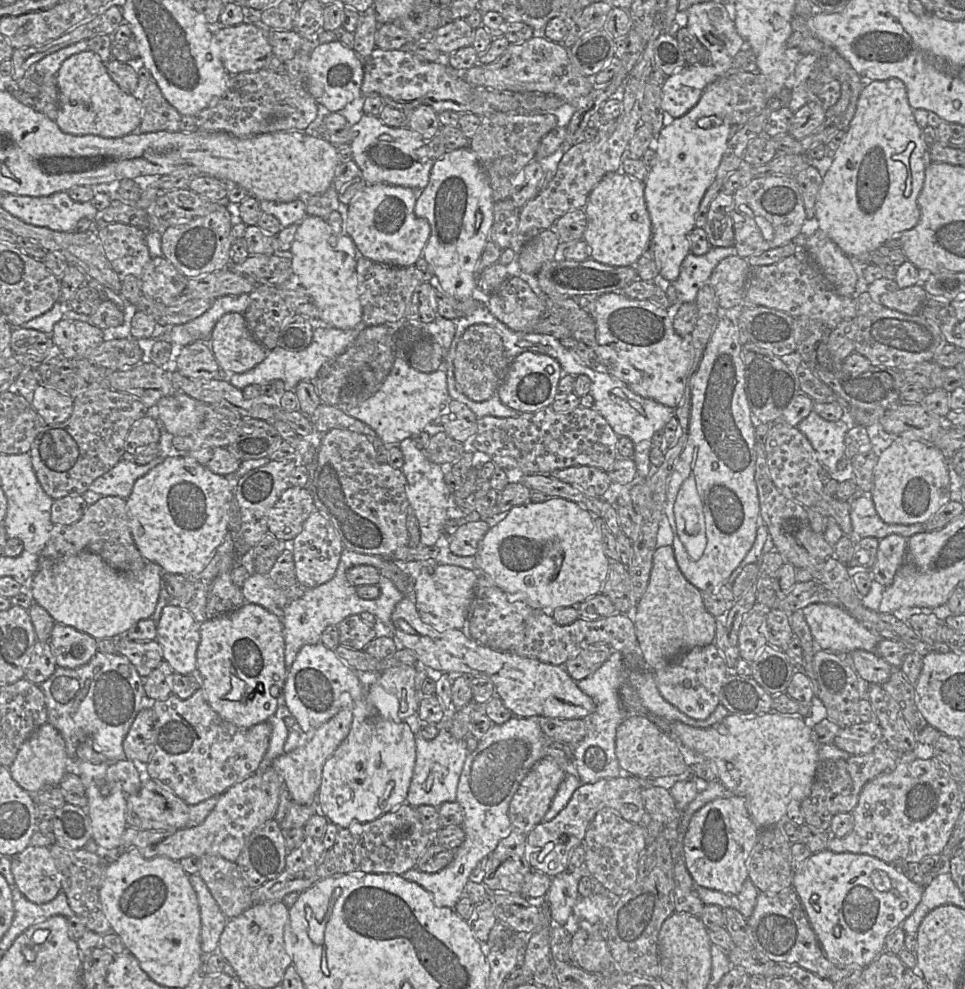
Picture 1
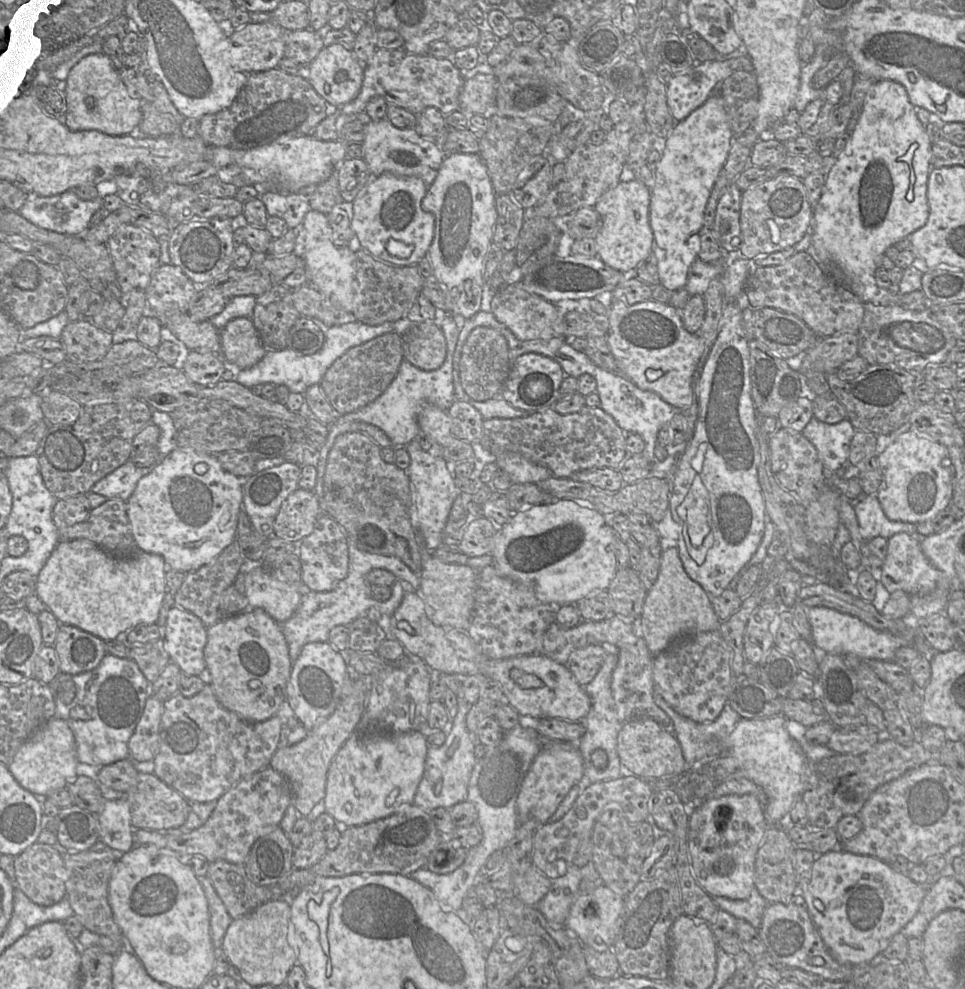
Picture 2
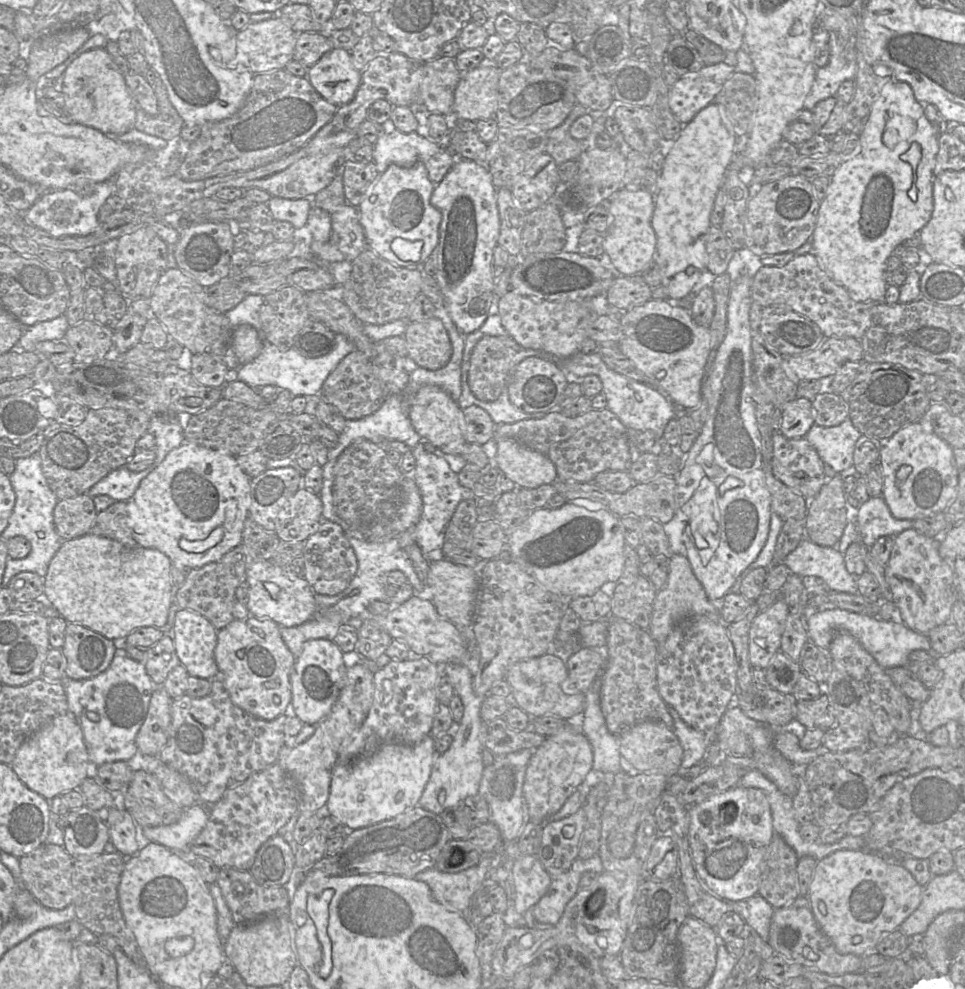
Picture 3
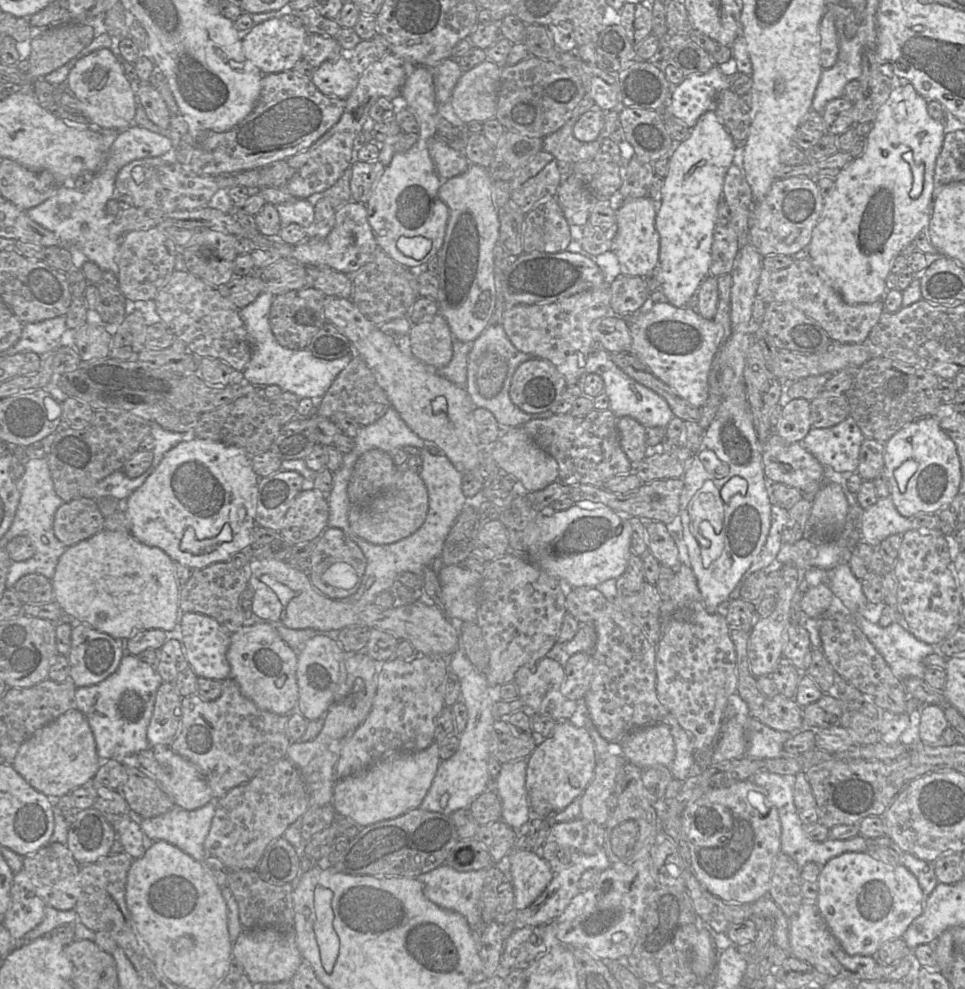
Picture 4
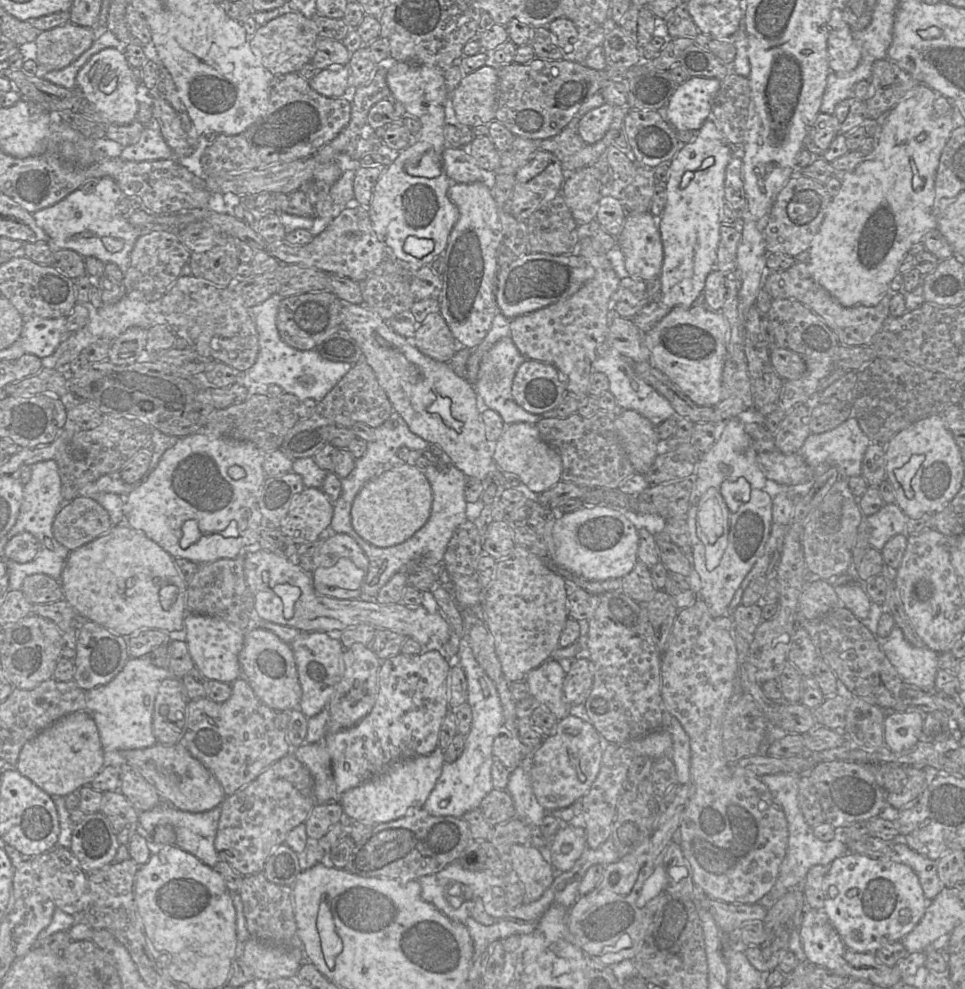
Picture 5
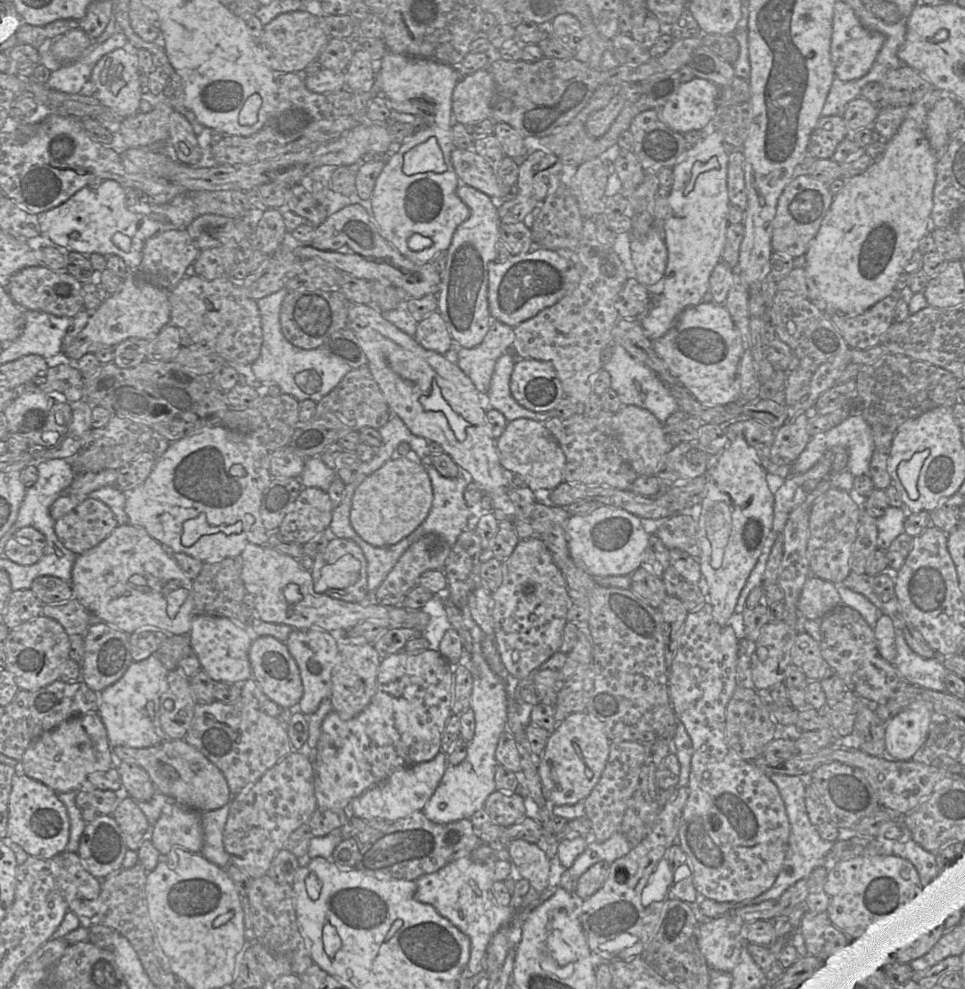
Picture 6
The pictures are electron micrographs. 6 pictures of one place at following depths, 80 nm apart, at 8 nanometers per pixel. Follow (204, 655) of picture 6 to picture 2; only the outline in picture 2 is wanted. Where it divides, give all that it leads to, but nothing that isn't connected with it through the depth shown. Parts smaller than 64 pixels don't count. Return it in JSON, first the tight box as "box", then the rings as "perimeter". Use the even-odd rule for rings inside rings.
{"box":[163,606,207,676],"perimeter":[[[173,606],[167,614],[163,640],[171,662],[177,664],[185,675],[205,676],[207,627],[199,617]]]}

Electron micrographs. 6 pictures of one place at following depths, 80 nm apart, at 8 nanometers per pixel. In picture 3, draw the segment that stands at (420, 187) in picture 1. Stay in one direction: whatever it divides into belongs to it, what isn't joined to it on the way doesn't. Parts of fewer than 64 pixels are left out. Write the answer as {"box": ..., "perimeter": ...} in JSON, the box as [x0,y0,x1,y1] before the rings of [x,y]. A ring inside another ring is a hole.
{"box":[373,123,462,185],"perimeter":[[[391,123],[385,126],[385,132],[373,144],[373,161],[376,164],[379,174],[384,173],[391,164],[404,168],[410,168],[418,162],[422,162],[428,172],[428,177],[437,185],[447,172],[452,168],[457,159],[462,159],[458,155],[452,155],[442,149],[427,136],[422,136],[416,132],[403,133],[394,129]]]}

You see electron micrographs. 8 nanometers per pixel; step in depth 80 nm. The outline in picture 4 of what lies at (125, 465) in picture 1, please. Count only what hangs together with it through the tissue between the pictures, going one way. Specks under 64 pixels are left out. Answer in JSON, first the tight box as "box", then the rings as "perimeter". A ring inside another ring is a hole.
{"box":[85,469,154,501],"perimeter":[[[147,469],[137,478],[129,478],[123,470],[117,470],[99,481],[85,495],[87,498],[113,497],[118,501],[126,499],[140,487],[154,470]]]}

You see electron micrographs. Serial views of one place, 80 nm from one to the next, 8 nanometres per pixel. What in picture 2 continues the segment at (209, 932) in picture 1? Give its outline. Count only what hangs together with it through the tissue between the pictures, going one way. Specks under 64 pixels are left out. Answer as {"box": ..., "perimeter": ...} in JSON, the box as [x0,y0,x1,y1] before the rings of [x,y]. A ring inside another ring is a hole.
{"box":[199,877,233,950],"perimeter":[[[199,877],[199,881],[208,901],[212,942],[214,947],[220,950],[224,935],[233,919],[228,914],[225,905],[216,893],[210,880],[207,877]]]}

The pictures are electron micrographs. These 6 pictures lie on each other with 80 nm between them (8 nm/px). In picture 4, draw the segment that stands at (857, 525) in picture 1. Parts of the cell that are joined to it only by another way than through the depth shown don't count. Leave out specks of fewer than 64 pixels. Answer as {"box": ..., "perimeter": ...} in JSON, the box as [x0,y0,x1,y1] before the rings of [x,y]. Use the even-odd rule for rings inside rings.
{"box":[860,498,912,548],"perimeter":[[[879,498],[877,502],[864,509],[860,519],[860,541],[877,548],[880,543],[891,535],[902,535],[912,529],[911,518],[902,516],[896,509],[892,499]]]}

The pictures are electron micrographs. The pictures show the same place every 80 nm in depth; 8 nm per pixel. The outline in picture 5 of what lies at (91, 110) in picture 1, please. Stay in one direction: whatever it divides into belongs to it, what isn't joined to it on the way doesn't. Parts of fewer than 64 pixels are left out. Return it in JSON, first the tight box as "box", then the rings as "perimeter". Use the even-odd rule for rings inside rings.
{"box":[76,48,137,125],"perimeter":[[[106,48],[93,55],[76,75],[76,88],[110,124],[126,125],[136,120],[137,83],[123,49]]]}

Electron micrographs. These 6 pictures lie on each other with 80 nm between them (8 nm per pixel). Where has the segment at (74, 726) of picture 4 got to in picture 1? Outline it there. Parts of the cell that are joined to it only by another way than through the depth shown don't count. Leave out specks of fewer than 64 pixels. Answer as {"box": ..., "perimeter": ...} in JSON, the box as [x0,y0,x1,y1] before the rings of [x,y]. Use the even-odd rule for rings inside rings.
{"box":[8,723,68,795],"perimeter":[[[45,723],[20,746],[8,770],[17,784],[33,795],[44,787],[59,786],[60,781],[67,773],[67,763],[68,755],[62,735],[53,725]]]}

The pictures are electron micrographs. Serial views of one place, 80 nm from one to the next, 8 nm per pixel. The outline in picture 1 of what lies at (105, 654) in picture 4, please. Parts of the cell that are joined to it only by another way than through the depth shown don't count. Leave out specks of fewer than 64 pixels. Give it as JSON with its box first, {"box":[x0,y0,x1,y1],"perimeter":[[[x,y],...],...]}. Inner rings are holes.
{"box":[49,623,98,669],"perimeter":[[[55,623],[49,643],[58,667],[74,669],[90,661],[98,651],[97,640],[73,627]]]}

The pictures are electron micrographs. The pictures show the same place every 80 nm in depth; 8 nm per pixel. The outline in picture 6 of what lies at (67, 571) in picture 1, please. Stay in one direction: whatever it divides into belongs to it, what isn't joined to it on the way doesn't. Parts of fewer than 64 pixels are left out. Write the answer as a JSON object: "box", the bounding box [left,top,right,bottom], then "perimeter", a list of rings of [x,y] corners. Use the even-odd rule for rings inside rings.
{"box":[71,524,195,635],"perimeter":[[[131,524],[118,525],[96,547],[76,556],[71,587],[74,598],[95,616],[130,635],[139,630],[167,631],[166,634],[188,635],[195,615],[193,581],[175,562],[172,554],[143,528]]]}

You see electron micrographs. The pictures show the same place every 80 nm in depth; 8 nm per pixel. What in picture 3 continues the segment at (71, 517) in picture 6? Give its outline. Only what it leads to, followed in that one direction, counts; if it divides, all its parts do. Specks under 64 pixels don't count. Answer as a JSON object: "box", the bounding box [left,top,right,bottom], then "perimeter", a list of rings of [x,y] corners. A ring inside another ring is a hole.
{"box":[53,494,97,541],"perimeter":[[[87,494],[58,500],[53,514],[56,532],[63,541],[89,534],[97,517],[93,498]]]}

